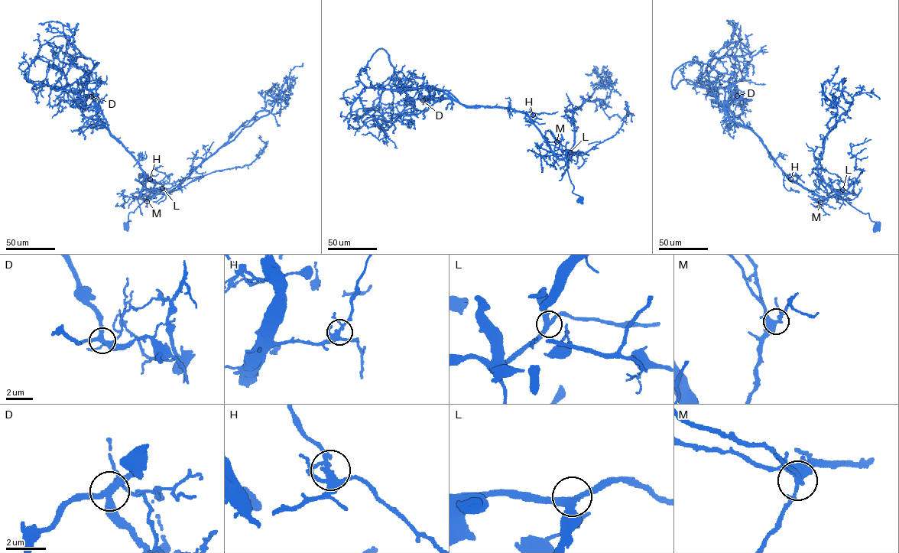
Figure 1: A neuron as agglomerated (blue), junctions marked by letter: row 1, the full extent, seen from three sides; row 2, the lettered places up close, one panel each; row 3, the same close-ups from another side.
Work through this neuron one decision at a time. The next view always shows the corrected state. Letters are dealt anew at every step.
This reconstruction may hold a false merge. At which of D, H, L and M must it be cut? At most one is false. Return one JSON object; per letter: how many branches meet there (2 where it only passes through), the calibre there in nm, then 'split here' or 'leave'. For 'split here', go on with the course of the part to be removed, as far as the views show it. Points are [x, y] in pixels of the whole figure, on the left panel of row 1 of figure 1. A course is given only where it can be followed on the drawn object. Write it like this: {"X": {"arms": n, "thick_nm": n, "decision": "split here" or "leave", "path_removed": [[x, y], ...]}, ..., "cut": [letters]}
{"D": {"arms": 5, "thick_nm": 340, "decision": "split here", "path_removed": [[91, 96], [50, 87], [67, 87], [98, 63], [80, 53], [67, 26], [38, 24]]}, "H": {"arms": 5, "thick_nm": 320, "decision": "leave"}, "L": {"arms": 4, "thick_nm": 340, "decision": "leave"}, "M": {"arms": 5, "thick_nm": 400, "decision": "leave"}, "cut": ["D"]}

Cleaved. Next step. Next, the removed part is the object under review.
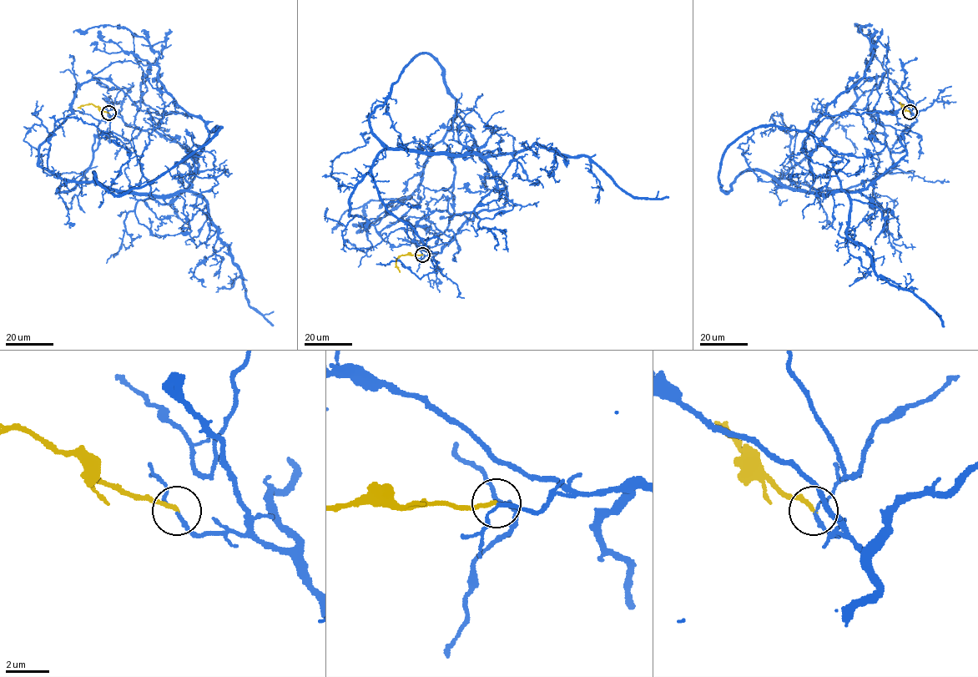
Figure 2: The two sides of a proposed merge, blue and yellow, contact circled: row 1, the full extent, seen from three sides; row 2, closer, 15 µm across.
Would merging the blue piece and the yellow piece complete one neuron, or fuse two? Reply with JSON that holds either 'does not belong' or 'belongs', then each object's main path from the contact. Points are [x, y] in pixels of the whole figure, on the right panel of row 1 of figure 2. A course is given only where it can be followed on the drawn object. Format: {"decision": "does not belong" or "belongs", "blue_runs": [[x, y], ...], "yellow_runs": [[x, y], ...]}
{"decision": "does not belong", "blue_runs": [[909, 112], [906, 154], [864, 189], [743, 171], [724, 193], [735, 141], [804, 131], [863, 77], [862, 31]], "yellow_runs": [[909, 112], [899, 103], [912, 106]]}

